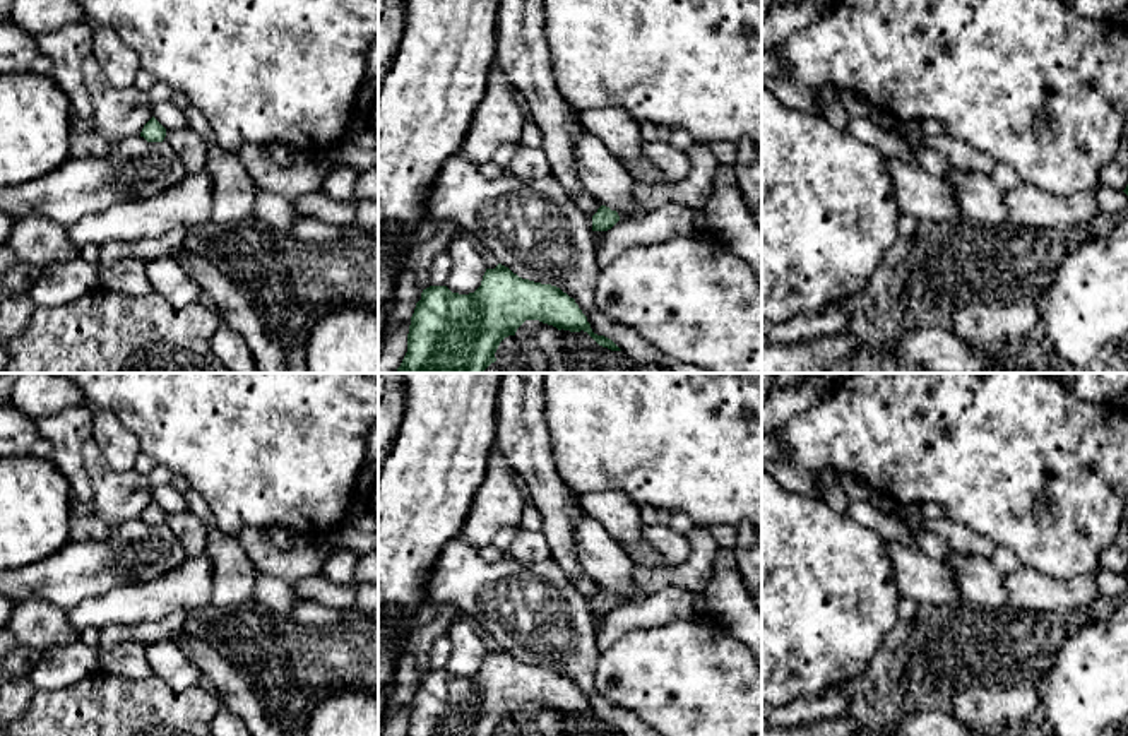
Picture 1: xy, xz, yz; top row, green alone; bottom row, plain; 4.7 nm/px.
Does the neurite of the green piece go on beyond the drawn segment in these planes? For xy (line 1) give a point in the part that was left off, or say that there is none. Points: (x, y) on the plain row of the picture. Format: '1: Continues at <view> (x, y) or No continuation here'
1: No continuation here

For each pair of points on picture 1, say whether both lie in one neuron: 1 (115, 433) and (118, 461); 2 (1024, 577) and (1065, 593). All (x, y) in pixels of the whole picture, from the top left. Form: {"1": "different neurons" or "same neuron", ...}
{"1": "same neuron", "2": "same neuron"}

